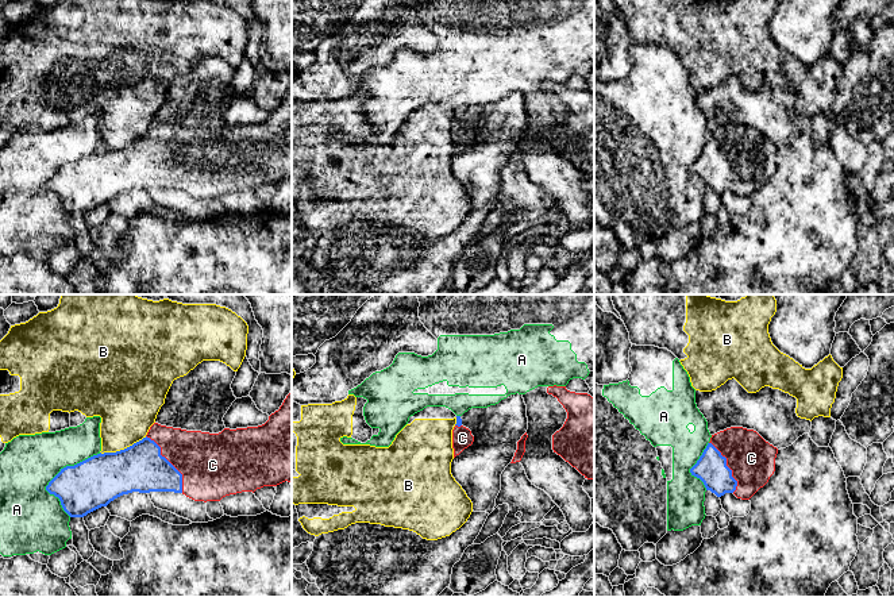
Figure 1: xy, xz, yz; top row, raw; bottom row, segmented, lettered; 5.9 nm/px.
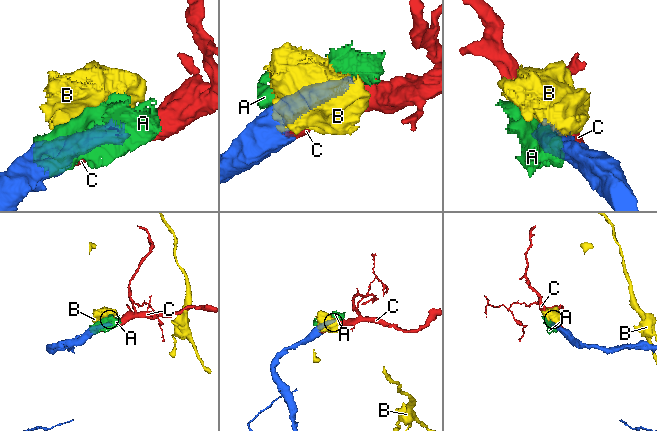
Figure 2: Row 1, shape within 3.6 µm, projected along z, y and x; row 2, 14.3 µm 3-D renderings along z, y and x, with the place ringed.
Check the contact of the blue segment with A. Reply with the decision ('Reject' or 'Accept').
Reject

